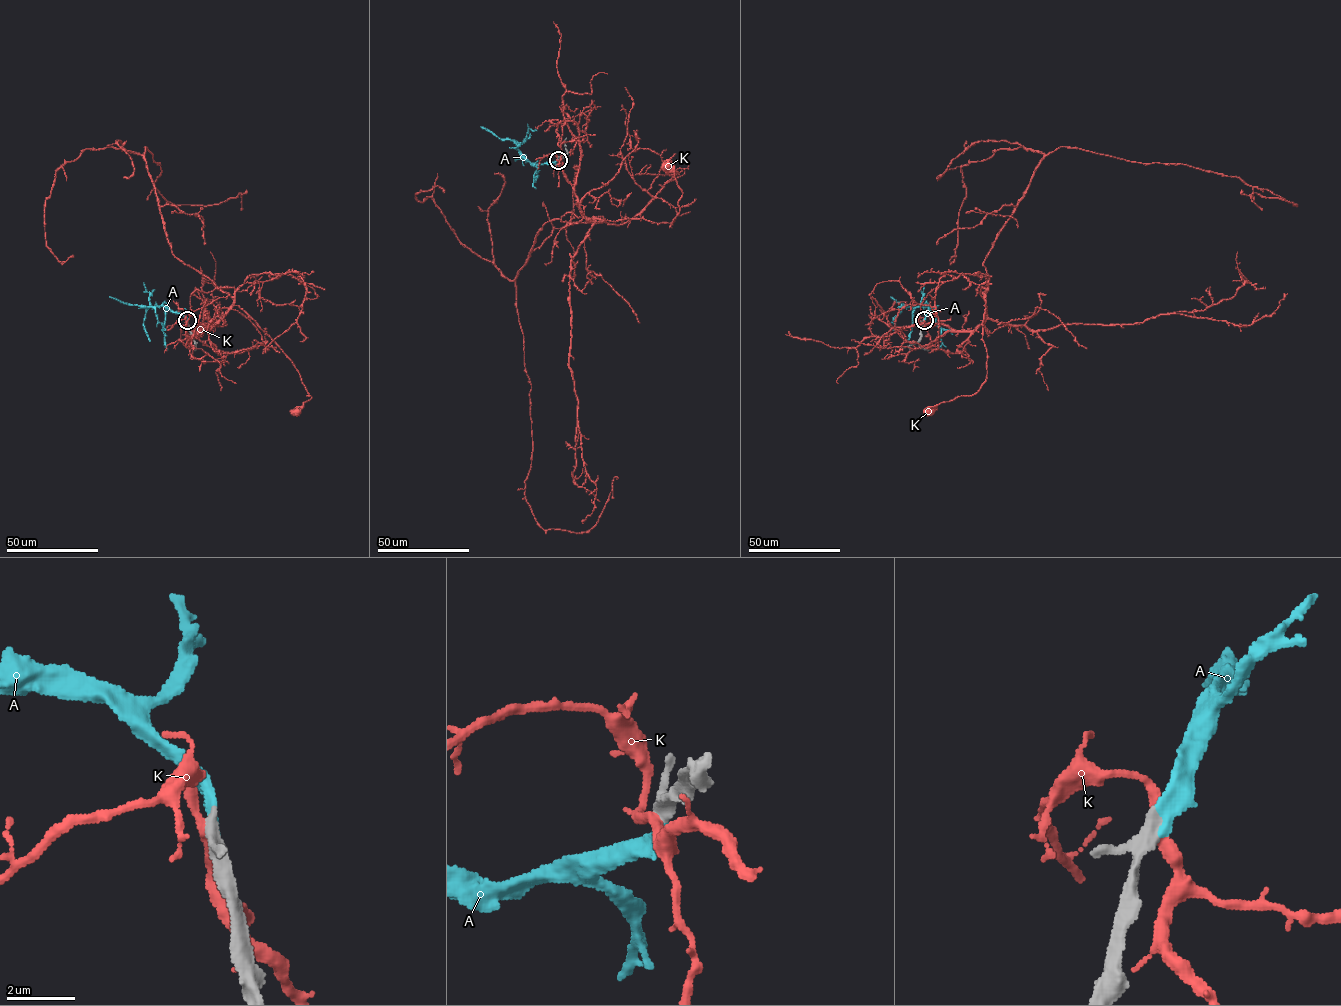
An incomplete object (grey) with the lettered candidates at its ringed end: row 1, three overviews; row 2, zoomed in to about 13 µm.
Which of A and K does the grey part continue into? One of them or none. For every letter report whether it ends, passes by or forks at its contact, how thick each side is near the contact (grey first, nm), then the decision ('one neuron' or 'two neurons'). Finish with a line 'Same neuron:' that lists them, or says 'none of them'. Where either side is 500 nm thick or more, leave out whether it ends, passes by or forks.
A: it ends there; 320 nm thick on the grey side, 360 nm on the other; one neuron
K: it passes by; 320 nm thick on the grey side, 320 nm on the other; two neurons
Same neuron: A

